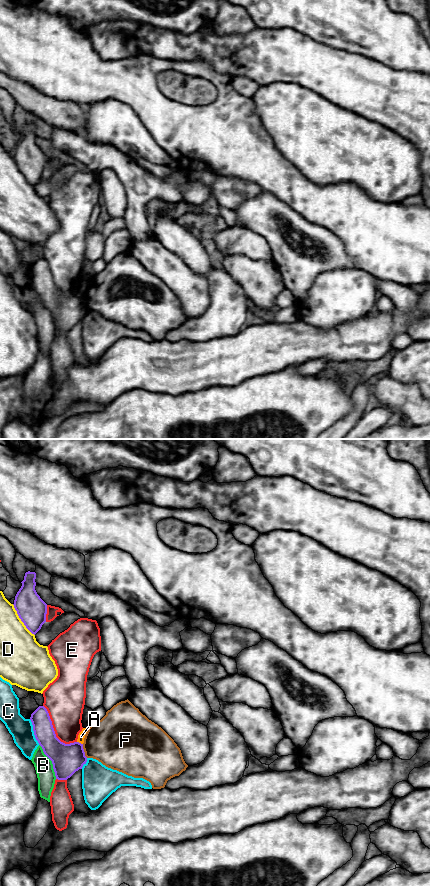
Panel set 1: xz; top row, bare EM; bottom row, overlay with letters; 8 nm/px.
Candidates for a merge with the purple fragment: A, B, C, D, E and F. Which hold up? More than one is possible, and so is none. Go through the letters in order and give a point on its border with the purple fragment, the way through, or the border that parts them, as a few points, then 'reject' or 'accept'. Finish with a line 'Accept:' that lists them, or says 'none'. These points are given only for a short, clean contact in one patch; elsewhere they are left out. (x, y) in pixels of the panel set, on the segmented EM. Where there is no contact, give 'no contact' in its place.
A: xz (80, 743) | reject
B: xz (51, 760) | reject
C: xz (34, 732) | reject
D: xz (21, 620) | reject
E: xz (54, 731) | reject
F: xz (83, 751) | along xz (82, 744), (84, 754), (87, 757) | reject
Accept: none

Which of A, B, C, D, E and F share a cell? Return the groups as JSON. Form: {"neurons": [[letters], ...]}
{"neurons": [["A"], ["B"], ["C"], ["D"], ["E"], ["F"]]}

